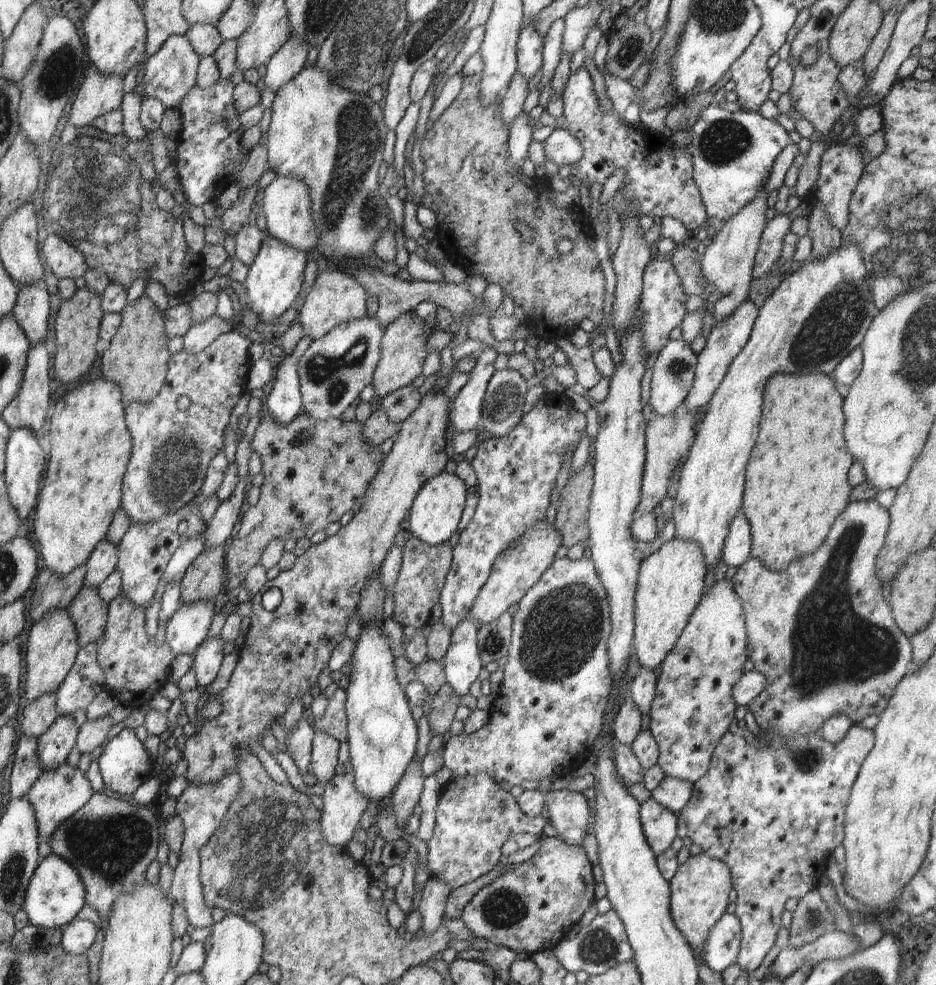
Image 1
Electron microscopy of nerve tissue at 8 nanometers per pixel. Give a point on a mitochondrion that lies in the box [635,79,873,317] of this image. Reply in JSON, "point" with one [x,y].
{"point":[727,140]}

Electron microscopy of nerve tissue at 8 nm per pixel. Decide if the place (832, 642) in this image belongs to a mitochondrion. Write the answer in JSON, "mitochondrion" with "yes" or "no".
{"mitochondrion":"yes"}

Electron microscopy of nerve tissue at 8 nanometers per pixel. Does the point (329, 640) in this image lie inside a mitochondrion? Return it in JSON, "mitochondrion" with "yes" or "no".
{"mitochondrion":"no"}

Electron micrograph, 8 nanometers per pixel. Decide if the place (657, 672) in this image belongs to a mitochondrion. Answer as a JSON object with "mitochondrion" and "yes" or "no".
{"mitochondrion":"no"}

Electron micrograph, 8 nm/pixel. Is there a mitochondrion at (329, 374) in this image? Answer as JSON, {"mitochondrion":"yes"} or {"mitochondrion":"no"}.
{"mitochondrion":"yes"}

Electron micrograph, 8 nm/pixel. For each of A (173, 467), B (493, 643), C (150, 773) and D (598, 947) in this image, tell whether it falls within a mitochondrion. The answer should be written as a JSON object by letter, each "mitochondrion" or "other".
{"A":"mitochondrion","B":"mitochondrion","C":"other","D":"mitochondrion"}

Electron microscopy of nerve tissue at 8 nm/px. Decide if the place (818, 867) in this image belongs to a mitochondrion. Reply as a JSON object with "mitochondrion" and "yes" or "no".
{"mitochondrion":"no"}

